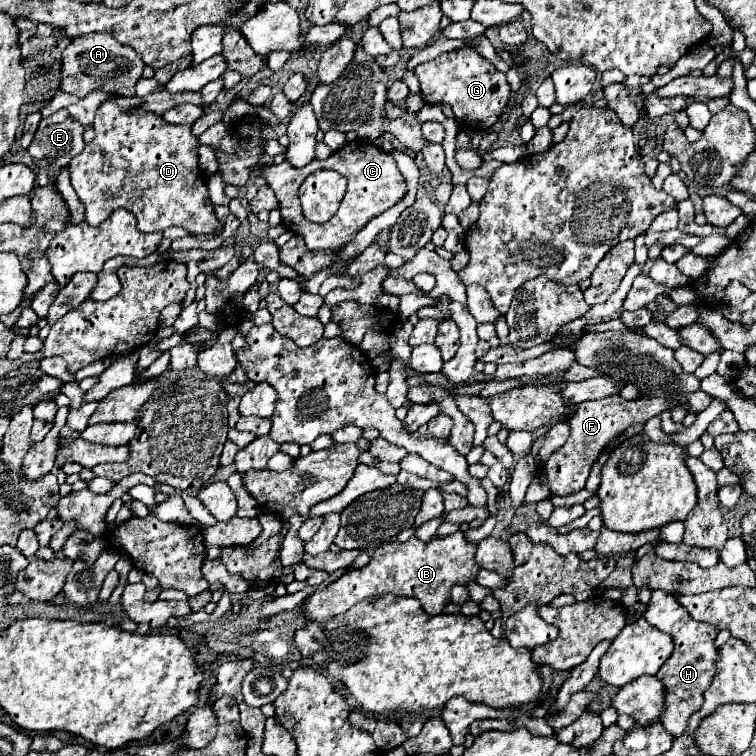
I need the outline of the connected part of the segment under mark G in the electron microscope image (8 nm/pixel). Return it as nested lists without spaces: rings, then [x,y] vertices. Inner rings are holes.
[[[469,47],[441,53],[439,57],[415,67],[415,75],[421,85],[423,99],[427,103],[449,103],[455,121],[463,131],[487,131],[503,115],[511,97],[511,87],[503,71],[497,71],[493,63],[483,59]]]

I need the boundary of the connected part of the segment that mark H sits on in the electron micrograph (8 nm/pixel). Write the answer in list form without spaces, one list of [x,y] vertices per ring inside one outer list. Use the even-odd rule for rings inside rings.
[[[653,591],[651,601],[647,603],[647,611],[643,615],[653,627],[661,629],[663,633],[669,633],[673,637],[675,649],[671,657],[665,661],[665,665],[659,669],[657,677],[665,685],[665,699],[667,699],[667,711],[661,717],[661,723],[667,727],[667,731],[673,737],[681,737],[687,731],[689,717],[703,705],[703,693],[711,683],[711,677],[715,675],[715,659],[717,659],[717,647],[713,645],[713,637],[719,631],[713,625],[705,625],[699,621],[693,621],[691,615],[683,605],[679,605],[677,597]]]

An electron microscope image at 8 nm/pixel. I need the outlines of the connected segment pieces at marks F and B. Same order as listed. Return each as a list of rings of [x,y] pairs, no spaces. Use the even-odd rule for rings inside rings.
[[[611,395],[599,401],[583,401],[577,405],[573,415],[569,417],[571,435],[563,447],[559,447],[543,465],[543,475],[547,477],[549,489],[553,495],[569,495],[581,491],[589,477],[589,469],[599,453],[615,441],[621,433],[625,433],[635,423],[645,423],[649,417],[659,415],[661,411],[669,409],[669,401],[665,399],[649,399],[649,401],[627,401],[621,395]]]
[[[461,531],[443,539],[433,537],[429,543],[423,543],[417,537],[411,537],[407,543],[391,541],[375,549],[367,567],[351,569],[343,573],[337,581],[329,583],[325,589],[319,589],[313,595],[309,595],[301,603],[301,611],[305,619],[329,621],[365,599],[393,593],[401,597],[415,597],[421,601],[425,613],[437,615],[451,601],[451,587],[455,583],[465,585],[467,581],[475,579],[479,569],[481,567],[475,563],[475,545],[469,543]]]

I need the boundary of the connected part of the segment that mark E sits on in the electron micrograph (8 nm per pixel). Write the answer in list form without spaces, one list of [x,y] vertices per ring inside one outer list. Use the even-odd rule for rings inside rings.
[[[57,111],[47,119],[41,119],[39,129],[29,145],[33,159],[45,159],[53,167],[65,167],[85,147],[83,125],[77,123],[67,111]]]

